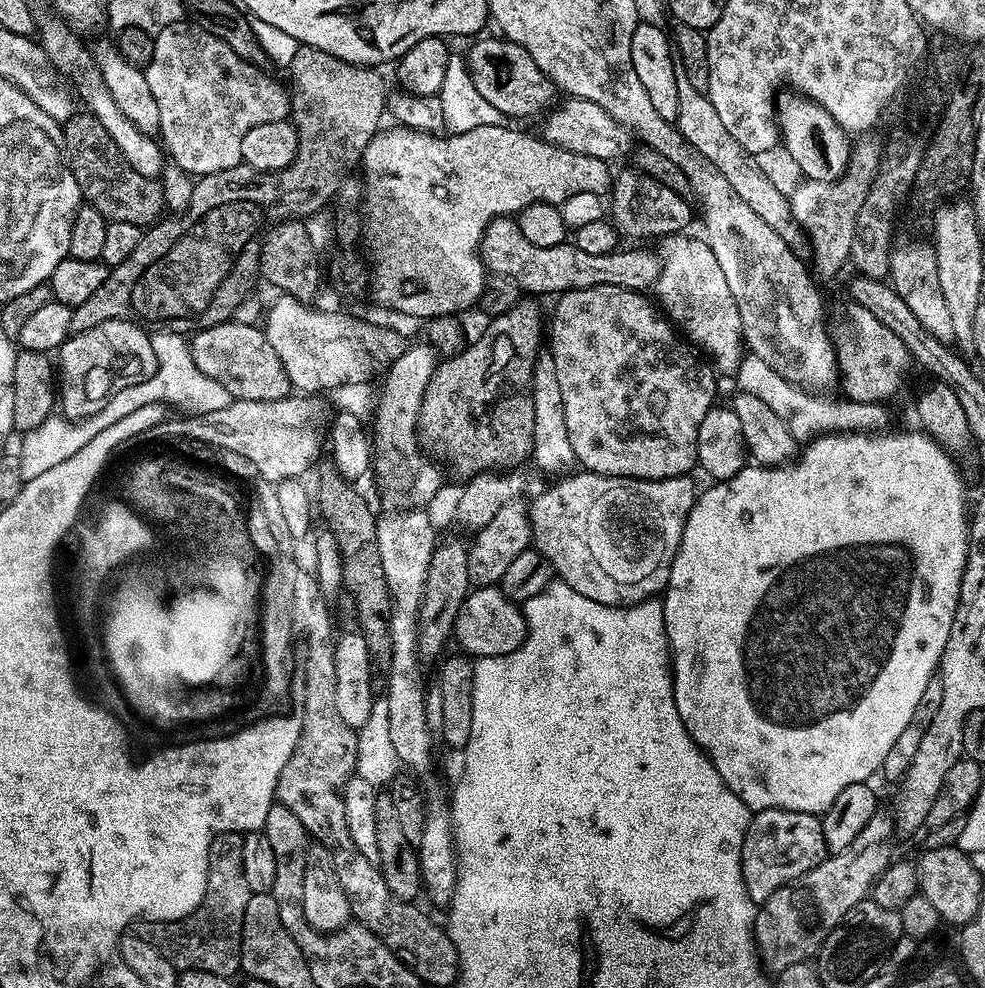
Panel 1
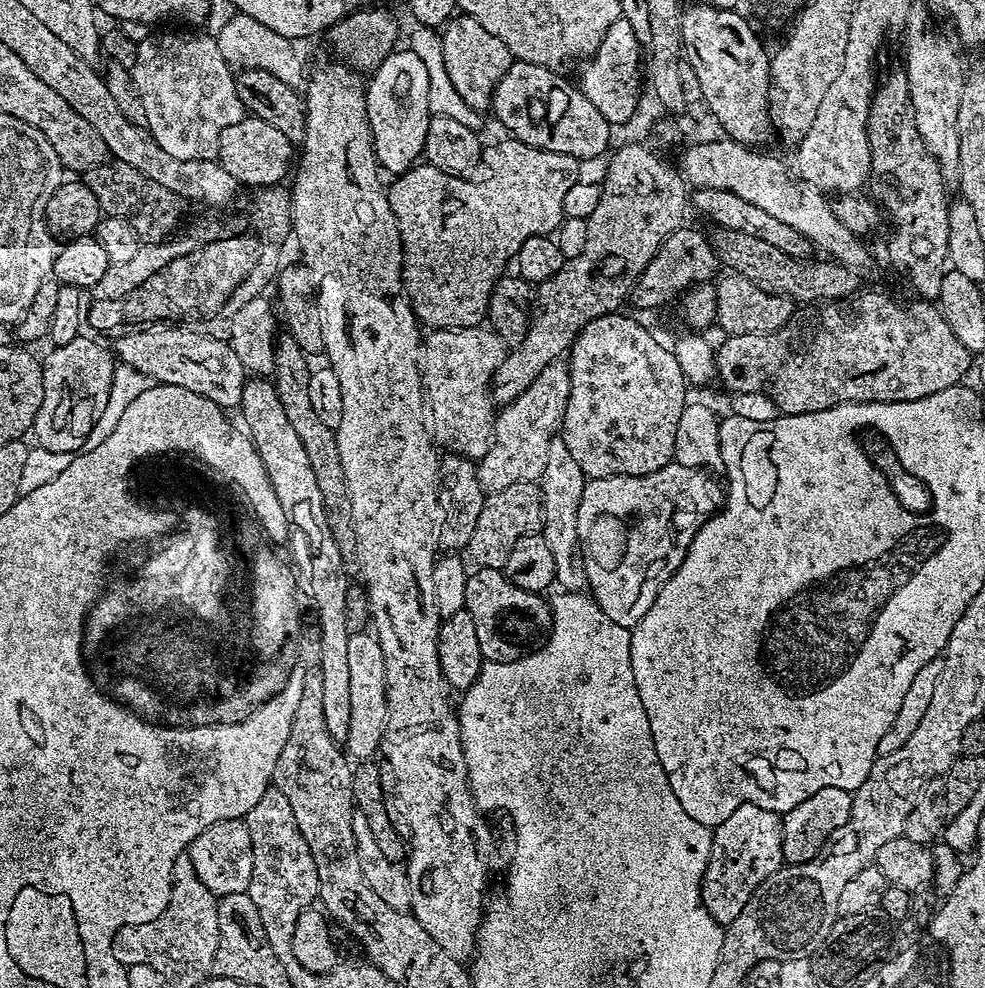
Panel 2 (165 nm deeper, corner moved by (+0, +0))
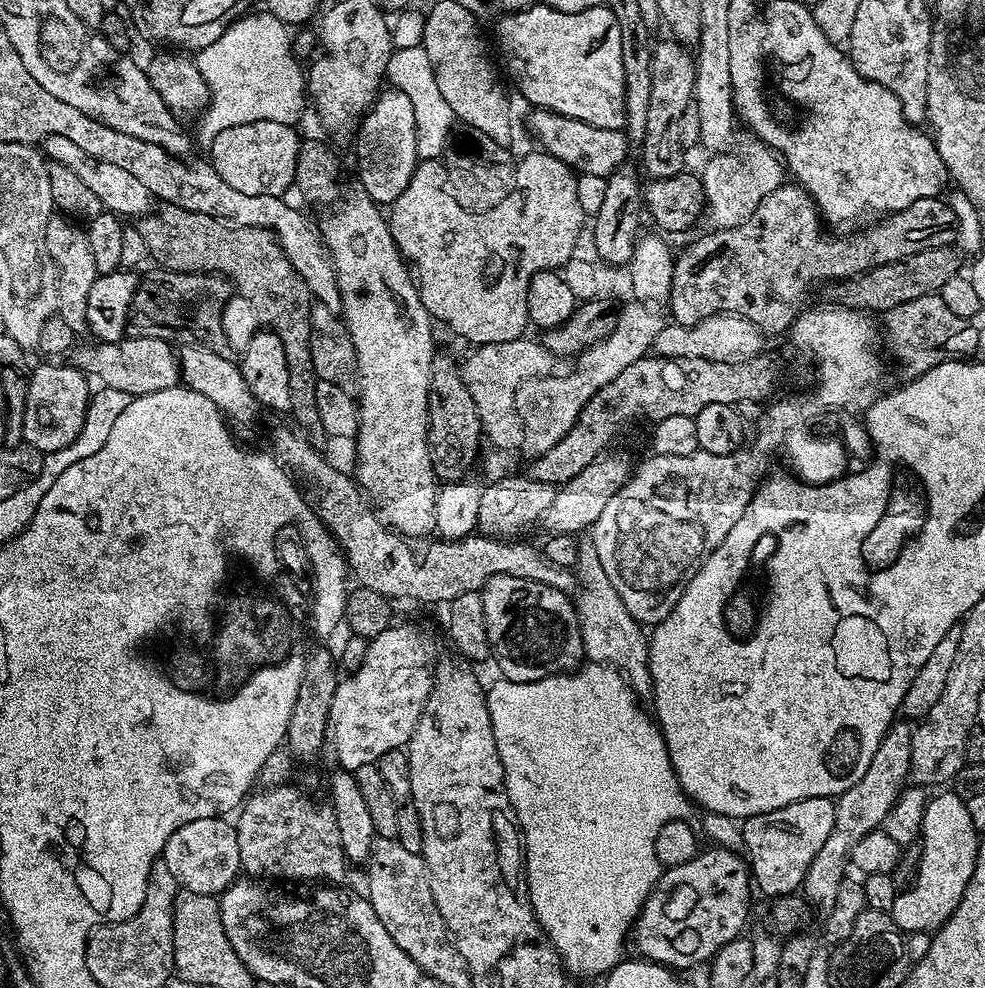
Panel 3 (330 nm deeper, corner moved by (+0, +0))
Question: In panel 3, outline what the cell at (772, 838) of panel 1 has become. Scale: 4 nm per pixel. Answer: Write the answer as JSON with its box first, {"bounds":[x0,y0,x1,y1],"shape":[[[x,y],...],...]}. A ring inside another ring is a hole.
{"bounds":[630,846,754,970],"shape":[[[708,846],[708,849],[697,851],[696,855],[690,858],[689,861],[682,862],[681,865],[665,867],[660,873],[658,882],[650,890],[650,894],[646,898],[646,902],[642,906],[640,915],[636,917],[636,923],[630,929],[631,943],[636,943],[636,948],[643,959],[654,963],[663,964],[669,970],[677,970],[676,968],[688,968],[687,970],[695,969],[697,966],[703,965],[705,962],[711,961],[718,949],[726,946],[732,940],[737,939],[741,935],[740,932],[744,928],[744,923],[748,920],[748,903],[752,900],[752,892],[754,893],[754,881],[750,875],[750,867],[747,859],[739,851],[723,846]]]}

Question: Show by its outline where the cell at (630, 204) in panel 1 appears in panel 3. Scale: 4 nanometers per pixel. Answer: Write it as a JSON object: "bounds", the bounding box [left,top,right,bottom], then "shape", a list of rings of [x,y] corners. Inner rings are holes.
{"bounds":[642,38,696,179],"shape":[[[667,38],[655,45],[652,49],[652,73],[650,74],[650,110],[646,117],[646,138],[642,145],[644,151],[644,168],[649,172],[649,177],[668,179],[685,171],[686,150],[680,141],[680,127],[682,114],[686,114],[686,106],[693,103],[692,91],[696,85],[696,57],[685,45],[675,38]]]}

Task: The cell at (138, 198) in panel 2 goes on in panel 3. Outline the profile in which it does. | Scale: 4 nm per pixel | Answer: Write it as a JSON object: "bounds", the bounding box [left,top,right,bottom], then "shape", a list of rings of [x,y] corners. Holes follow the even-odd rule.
{"bounds":[138,203,326,446],"shape":[[[161,203],[155,210],[149,211],[147,214],[139,217],[138,227],[142,238],[146,238],[146,246],[148,247],[149,257],[153,261],[162,260],[164,264],[172,265],[173,268],[220,268],[227,272],[233,272],[236,275],[237,280],[240,283],[238,287],[238,294],[242,298],[246,298],[246,302],[250,302],[250,306],[256,308],[256,315],[258,317],[259,323],[263,325],[265,329],[274,334],[278,334],[278,338],[282,338],[282,351],[286,353],[286,371],[288,377],[290,378],[290,416],[291,419],[295,420],[297,424],[302,426],[302,430],[308,432],[308,437],[312,440],[313,444],[320,446],[323,445],[323,441],[326,440],[326,435],[322,428],[322,424],[319,421],[318,407],[315,405],[315,386],[318,381],[317,376],[314,371],[314,361],[310,358],[310,310],[314,303],[314,297],[310,289],[307,288],[306,282],[303,281],[302,275],[298,274],[298,270],[290,264],[290,260],[283,252],[282,246],[276,240],[276,236],[270,229],[264,228],[237,228],[235,226],[226,226],[225,221],[217,220],[215,216],[210,214],[198,214],[194,210],[186,210],[185,208],[180,208],[177,204],[166,204]]]}

